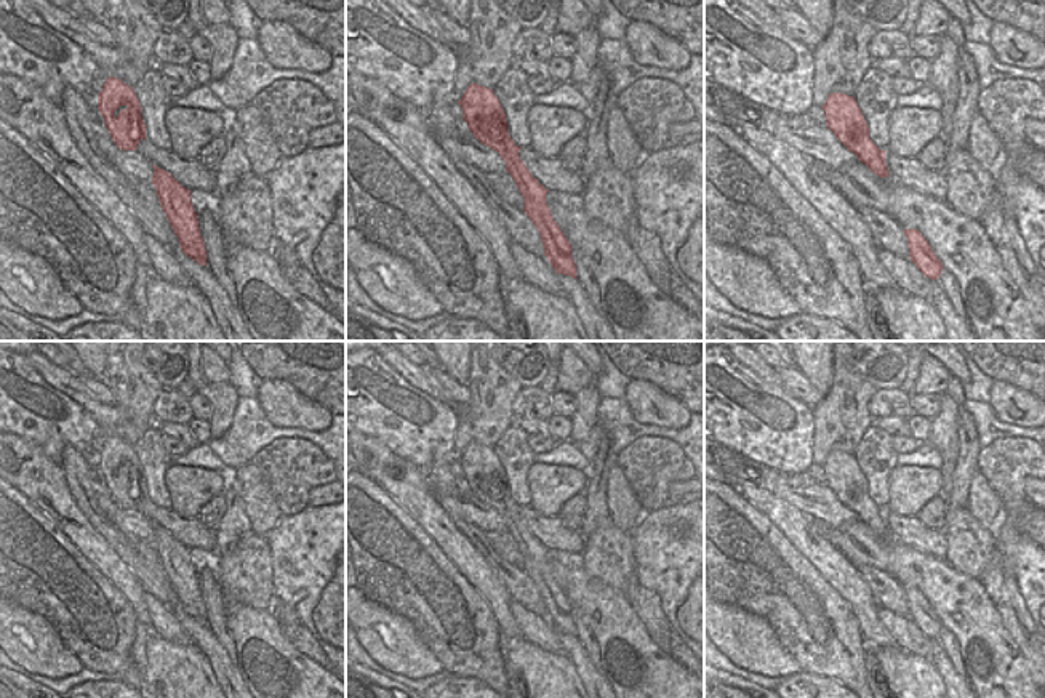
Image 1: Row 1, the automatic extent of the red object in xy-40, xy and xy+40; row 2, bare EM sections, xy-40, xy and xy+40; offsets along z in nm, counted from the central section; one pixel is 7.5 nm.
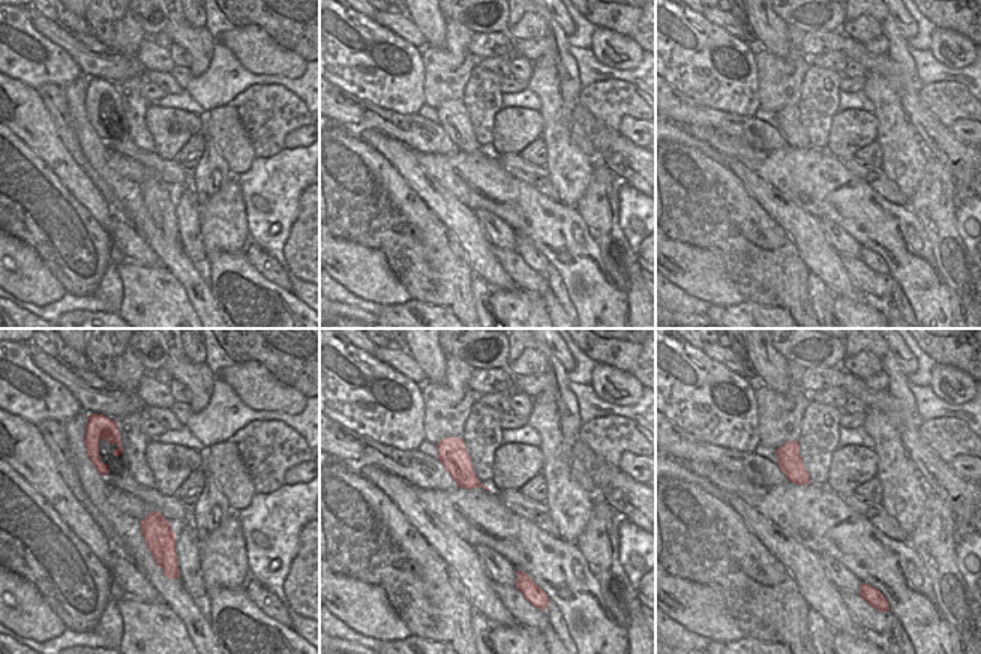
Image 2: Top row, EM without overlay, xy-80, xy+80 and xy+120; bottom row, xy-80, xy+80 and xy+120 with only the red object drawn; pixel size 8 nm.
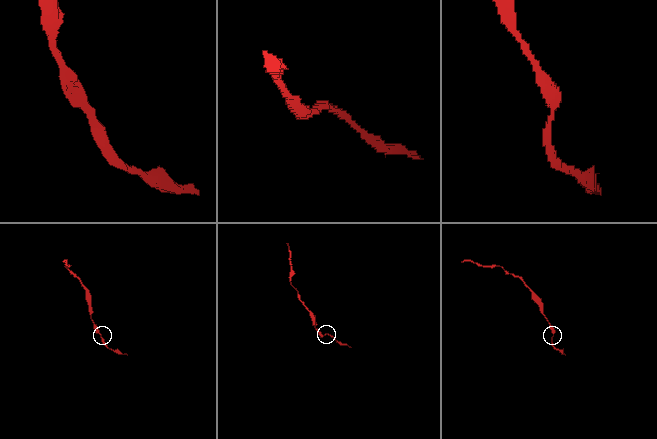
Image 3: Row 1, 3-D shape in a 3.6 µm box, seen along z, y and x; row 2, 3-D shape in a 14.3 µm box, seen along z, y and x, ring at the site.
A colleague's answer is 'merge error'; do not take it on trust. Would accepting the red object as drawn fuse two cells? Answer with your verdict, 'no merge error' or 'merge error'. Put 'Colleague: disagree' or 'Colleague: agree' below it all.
no merge error
Colleague: disagree

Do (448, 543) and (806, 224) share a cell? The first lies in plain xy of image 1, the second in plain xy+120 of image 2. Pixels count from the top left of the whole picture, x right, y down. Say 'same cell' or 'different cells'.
same cell

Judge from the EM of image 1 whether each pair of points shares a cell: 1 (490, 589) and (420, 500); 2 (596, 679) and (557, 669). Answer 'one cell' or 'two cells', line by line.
1: one cell
2: two cells

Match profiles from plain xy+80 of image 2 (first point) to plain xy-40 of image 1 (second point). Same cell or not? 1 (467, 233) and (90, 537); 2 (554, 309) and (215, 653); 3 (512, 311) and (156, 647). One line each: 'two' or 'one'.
1: one
2: one
3: one

